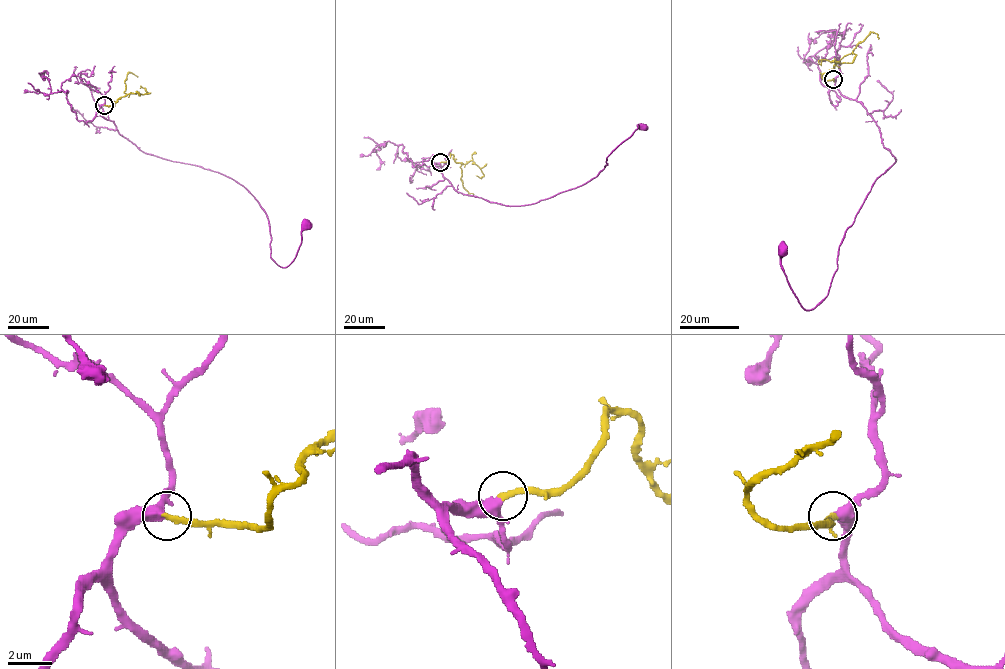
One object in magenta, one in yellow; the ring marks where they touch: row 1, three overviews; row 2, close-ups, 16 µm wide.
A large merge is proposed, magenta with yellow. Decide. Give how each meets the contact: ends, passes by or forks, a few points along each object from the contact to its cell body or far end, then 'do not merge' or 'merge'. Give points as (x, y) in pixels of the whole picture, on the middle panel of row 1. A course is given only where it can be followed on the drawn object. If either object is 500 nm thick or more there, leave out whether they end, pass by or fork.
magenta passes by; yellow ends; course magenta (440, 162), (435, 165), (458, 192), (506, 205), (525, 205), (590, 180), (607, 165), (610, 154), (641, 125); course yellow (440, 162), (446, 161), (452, 154), (456, 162), (461, 164), (462, 186), (473, 194); merge

